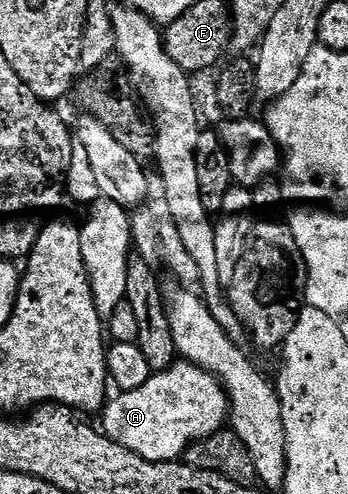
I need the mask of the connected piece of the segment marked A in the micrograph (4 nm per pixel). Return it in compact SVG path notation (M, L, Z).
M176 362L163 372L152 374L145 386L119 392L116 397L108 399L102 409L103 435L152 464L178 461L191 444L209 439L229 420L223 385L196 364Z

